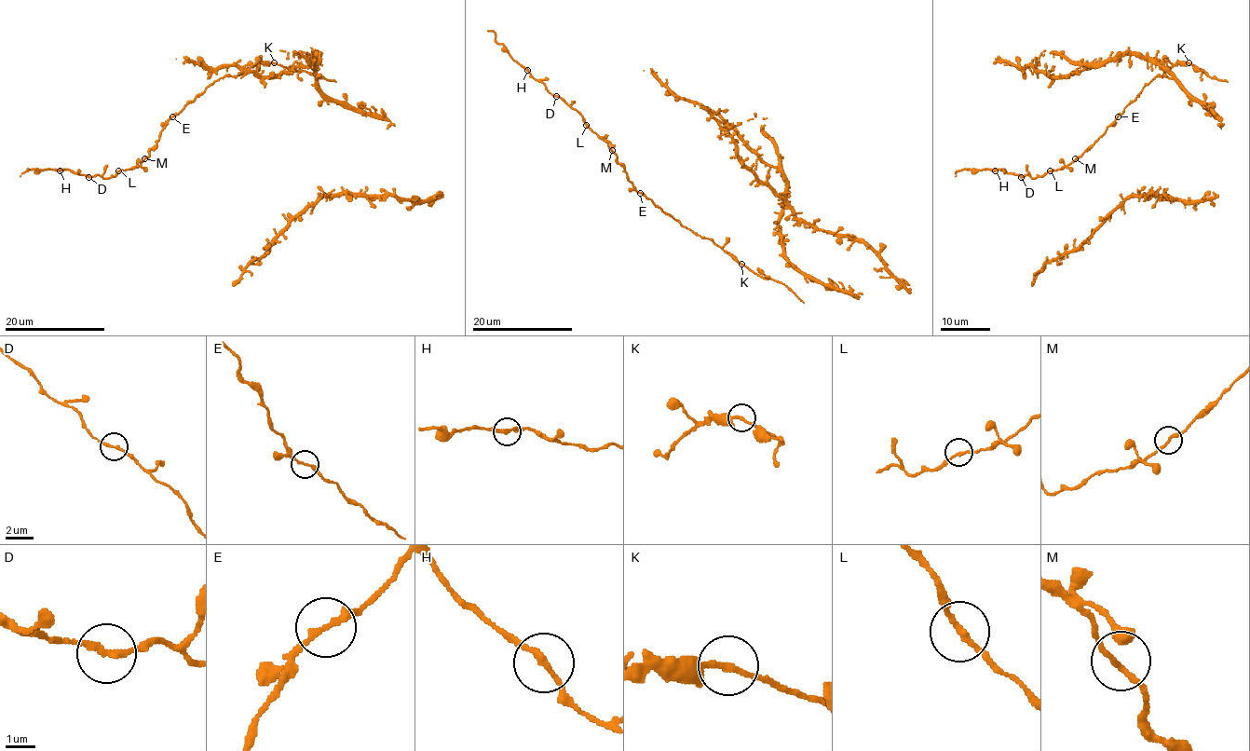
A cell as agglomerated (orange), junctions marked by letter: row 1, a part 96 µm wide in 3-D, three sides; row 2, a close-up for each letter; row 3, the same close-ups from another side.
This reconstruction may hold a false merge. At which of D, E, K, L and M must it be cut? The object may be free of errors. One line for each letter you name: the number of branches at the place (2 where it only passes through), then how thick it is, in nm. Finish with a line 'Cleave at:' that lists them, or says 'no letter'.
Cleave at: no letter

